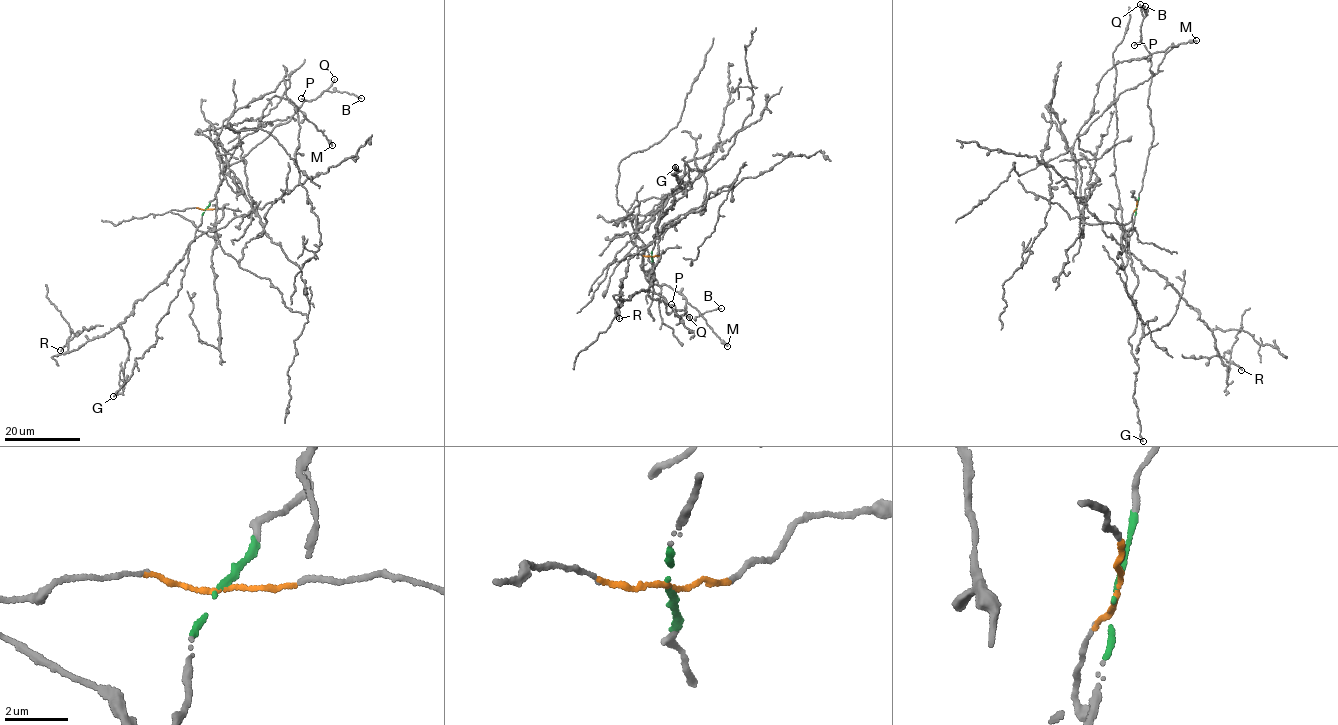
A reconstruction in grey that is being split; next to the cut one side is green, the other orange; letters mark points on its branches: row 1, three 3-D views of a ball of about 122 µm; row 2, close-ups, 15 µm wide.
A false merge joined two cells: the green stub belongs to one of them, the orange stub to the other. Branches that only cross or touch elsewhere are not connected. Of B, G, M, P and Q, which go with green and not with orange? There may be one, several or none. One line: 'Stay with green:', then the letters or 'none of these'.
Stay with green: B, G, P, Q

